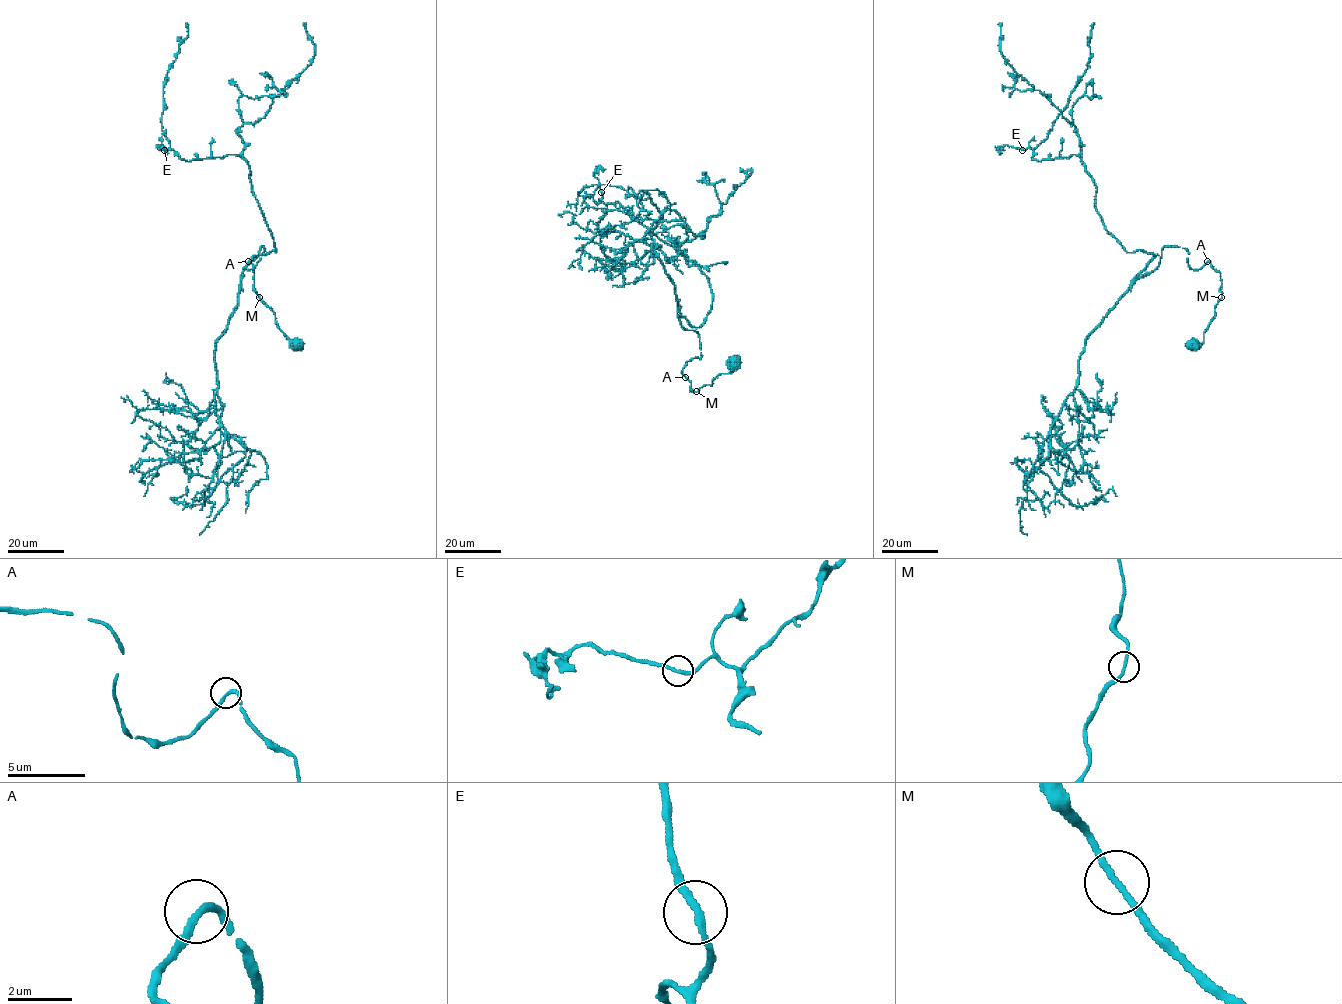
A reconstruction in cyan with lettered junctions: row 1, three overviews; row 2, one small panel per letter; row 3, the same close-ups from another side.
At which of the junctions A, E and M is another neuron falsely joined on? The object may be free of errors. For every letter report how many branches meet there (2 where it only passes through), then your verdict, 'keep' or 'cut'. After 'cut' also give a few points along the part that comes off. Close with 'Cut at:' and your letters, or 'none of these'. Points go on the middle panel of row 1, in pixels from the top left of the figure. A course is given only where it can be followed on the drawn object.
A: 2 | keep
E: 2 | keep
M: 2 | keep
Cut at: none of these

